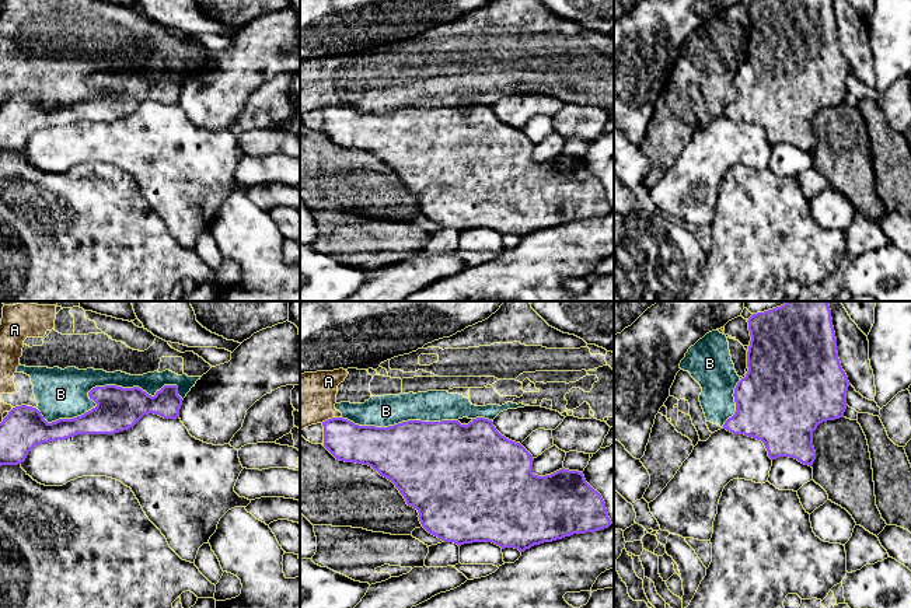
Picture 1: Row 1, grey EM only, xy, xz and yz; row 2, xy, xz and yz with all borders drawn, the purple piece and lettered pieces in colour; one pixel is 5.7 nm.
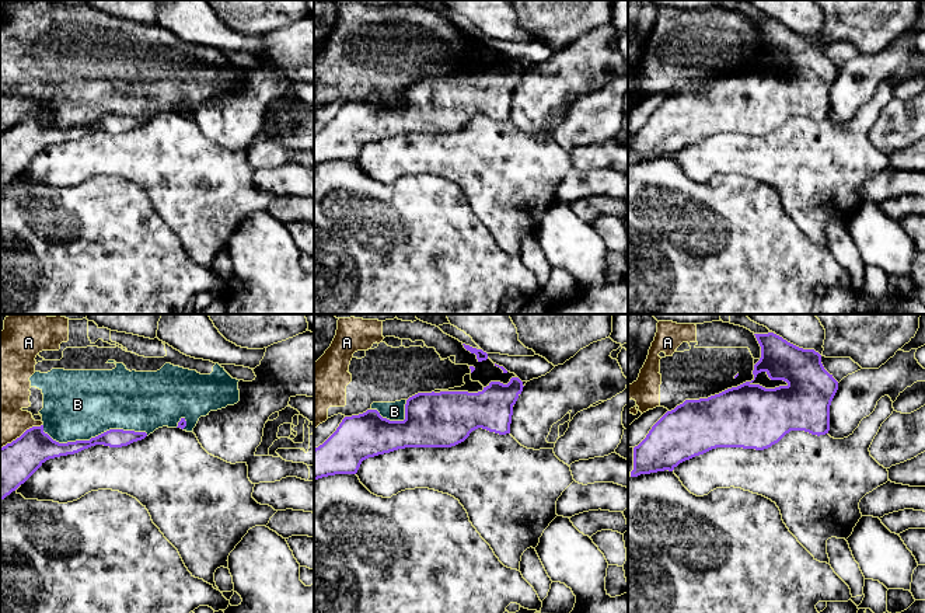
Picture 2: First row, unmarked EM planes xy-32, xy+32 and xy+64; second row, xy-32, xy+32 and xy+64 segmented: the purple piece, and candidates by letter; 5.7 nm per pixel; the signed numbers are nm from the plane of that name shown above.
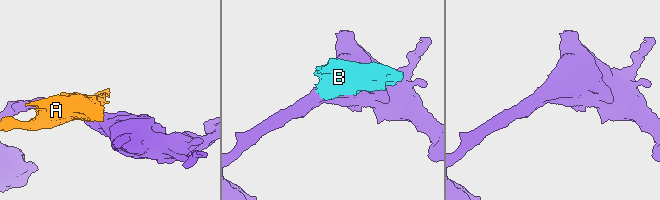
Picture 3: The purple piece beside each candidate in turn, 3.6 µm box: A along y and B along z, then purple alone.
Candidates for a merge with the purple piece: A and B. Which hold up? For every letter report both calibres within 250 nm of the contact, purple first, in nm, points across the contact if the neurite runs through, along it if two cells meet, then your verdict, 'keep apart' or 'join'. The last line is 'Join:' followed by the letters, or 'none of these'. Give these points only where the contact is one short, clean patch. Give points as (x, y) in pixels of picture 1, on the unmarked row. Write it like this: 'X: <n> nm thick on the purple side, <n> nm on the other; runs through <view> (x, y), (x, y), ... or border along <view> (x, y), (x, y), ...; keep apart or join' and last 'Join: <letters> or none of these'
A: 220 nm thick on the purple side, 300 nm on the other; keep apart
B: 240 nm thick on the purple side, 280 nm on the other; keep apart
Join: none of these

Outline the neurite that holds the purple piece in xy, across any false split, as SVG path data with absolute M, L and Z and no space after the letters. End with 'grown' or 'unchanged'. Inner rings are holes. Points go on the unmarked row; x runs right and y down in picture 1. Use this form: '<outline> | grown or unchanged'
M164 71L154 83L139 73L95 73L88 78L97 92L73 105L48 109L36 94L13 94L0 109L0 153L18 151L38 130L77 120L115 120L133 113L144 101L179 104L182 84L177 71Z | unchanged

